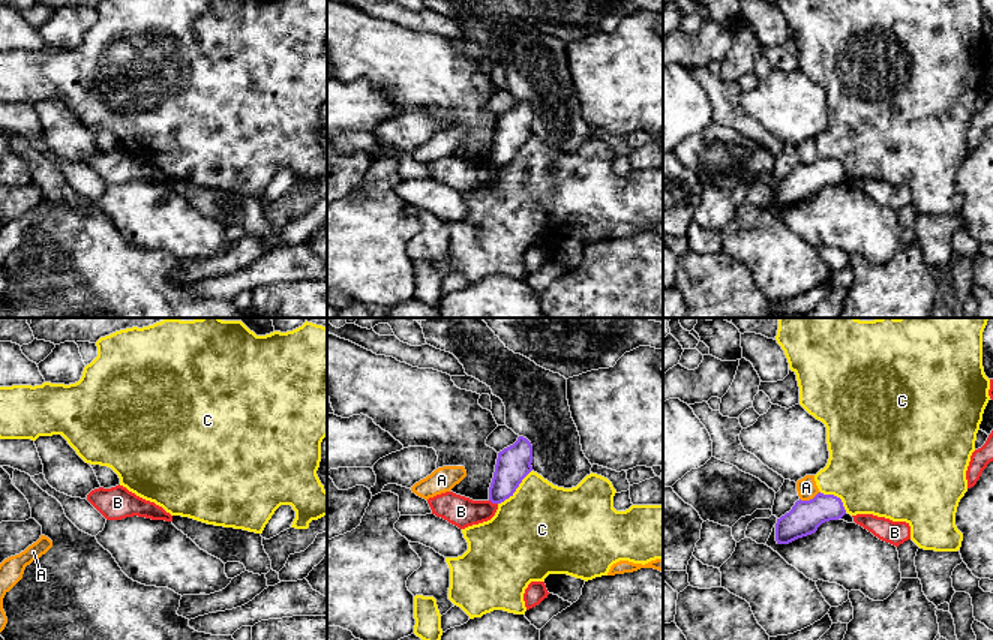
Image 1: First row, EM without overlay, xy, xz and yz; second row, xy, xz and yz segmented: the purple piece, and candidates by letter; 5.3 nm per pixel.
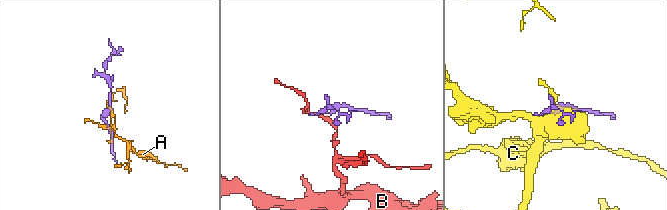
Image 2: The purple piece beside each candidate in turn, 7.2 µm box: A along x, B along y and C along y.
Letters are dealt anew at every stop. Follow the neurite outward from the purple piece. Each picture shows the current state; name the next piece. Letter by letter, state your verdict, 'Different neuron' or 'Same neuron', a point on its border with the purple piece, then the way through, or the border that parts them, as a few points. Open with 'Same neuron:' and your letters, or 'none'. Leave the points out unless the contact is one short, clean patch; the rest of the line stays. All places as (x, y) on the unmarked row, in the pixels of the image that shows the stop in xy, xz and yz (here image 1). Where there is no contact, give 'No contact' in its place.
Same neuron: none
A: Different neuron. Touches purple at yz (810, 164). Boundary: yz (819, 156), (809, 164), (800, 164)
B: Different neuron. Touches purple at xz (494, 167). Boundary: xz (489, 164), (497, 168)
C: Different neuron. Touches purple at xz (516, 152)

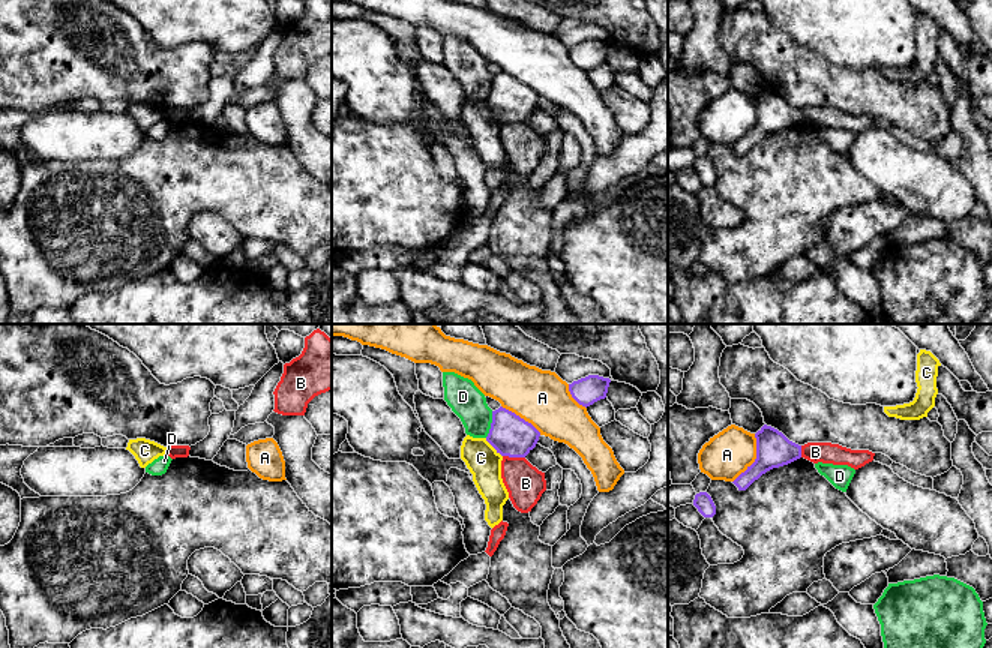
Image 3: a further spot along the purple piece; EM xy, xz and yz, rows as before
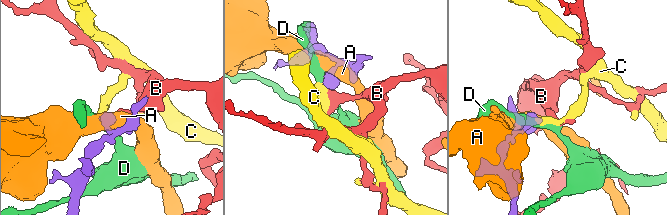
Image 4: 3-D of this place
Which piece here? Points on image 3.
Same neuron: none
A: Different neuron. Touches purple at yz (757, 122)
B: Different neuron. Touches purple at xz (514, 120). Boundary: xz (503, 119), (524, 122)
C: Different neuron. Touches purple at xz (492, 110). Boundary: xz (485, 102), (502, 120)
D: Different neuron. Touches purple at xz (491, 89). Boundary: xz (492, 75), (489, 96), (485, 101)

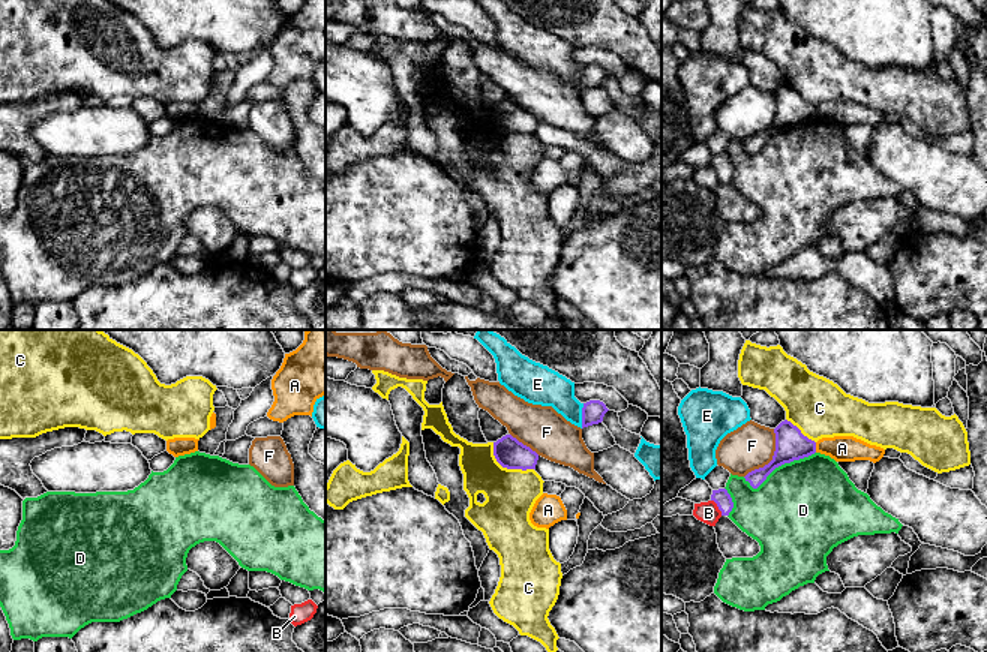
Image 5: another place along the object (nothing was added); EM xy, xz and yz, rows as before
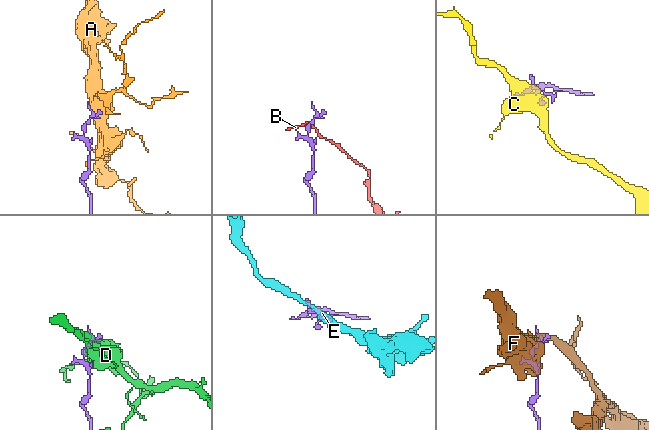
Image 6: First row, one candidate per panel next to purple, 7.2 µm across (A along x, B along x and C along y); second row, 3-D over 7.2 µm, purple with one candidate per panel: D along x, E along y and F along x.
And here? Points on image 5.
Same neuron: none
A: Different neuron. Touches purple at yz (815, 111). Boundary: yz (815, 107), (816, 116)
B: Different neuron. Touches purple at yz (717, 170). Boundary: yz (711, 164), (722, 179)
C: Different neuron. Touches purple at xz (506, 131). Boundary: xz (492, 107), (492, 119), (503, 131), (533, 134)
D: Different neuron. Touches purple at yz (779, 129)
E: Different neuron. Touches purple at xz (582, 80). Boundary: xz (584, 68), (581, 92)
F: Different neuron. Touches purple at yz (773, 122)

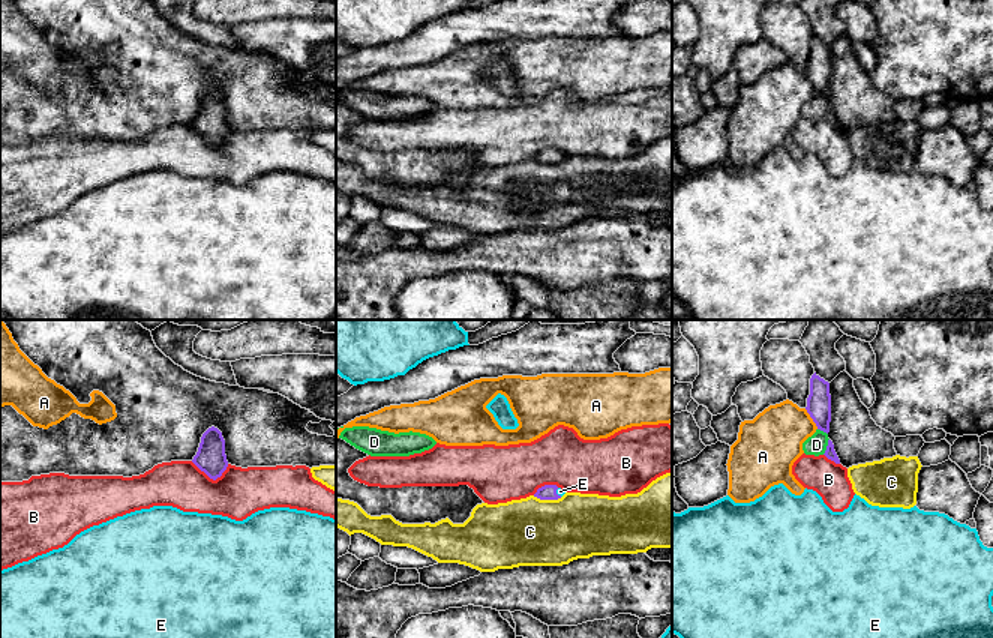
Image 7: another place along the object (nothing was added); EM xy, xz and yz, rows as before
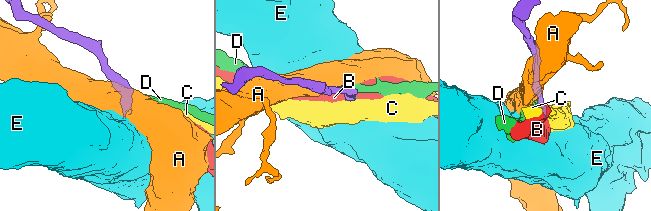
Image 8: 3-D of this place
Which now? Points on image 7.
Same neuron: E
A: Different neuron. Touches purple at yz (812, 81). Boundary: yz (804, 72), (818, 92)
B: Different neuron. Touches purple at xy (210, 141). Boundary: xy (191, 125), (213, 143), (228, 129)
C: Different neuron. Touches purple at xz (548, 162). Boundary: xz (533, 159), (540, 162), (561, 161)
D: Different neuron. Touches purple at yz (827, 110). Boundary: yz (828, 102), (827, 113), (822, 117)
E: Same neuron. Touches purple at xz (555, 156). Path across: xz (548, 155), (555, 156), (560, 155)

